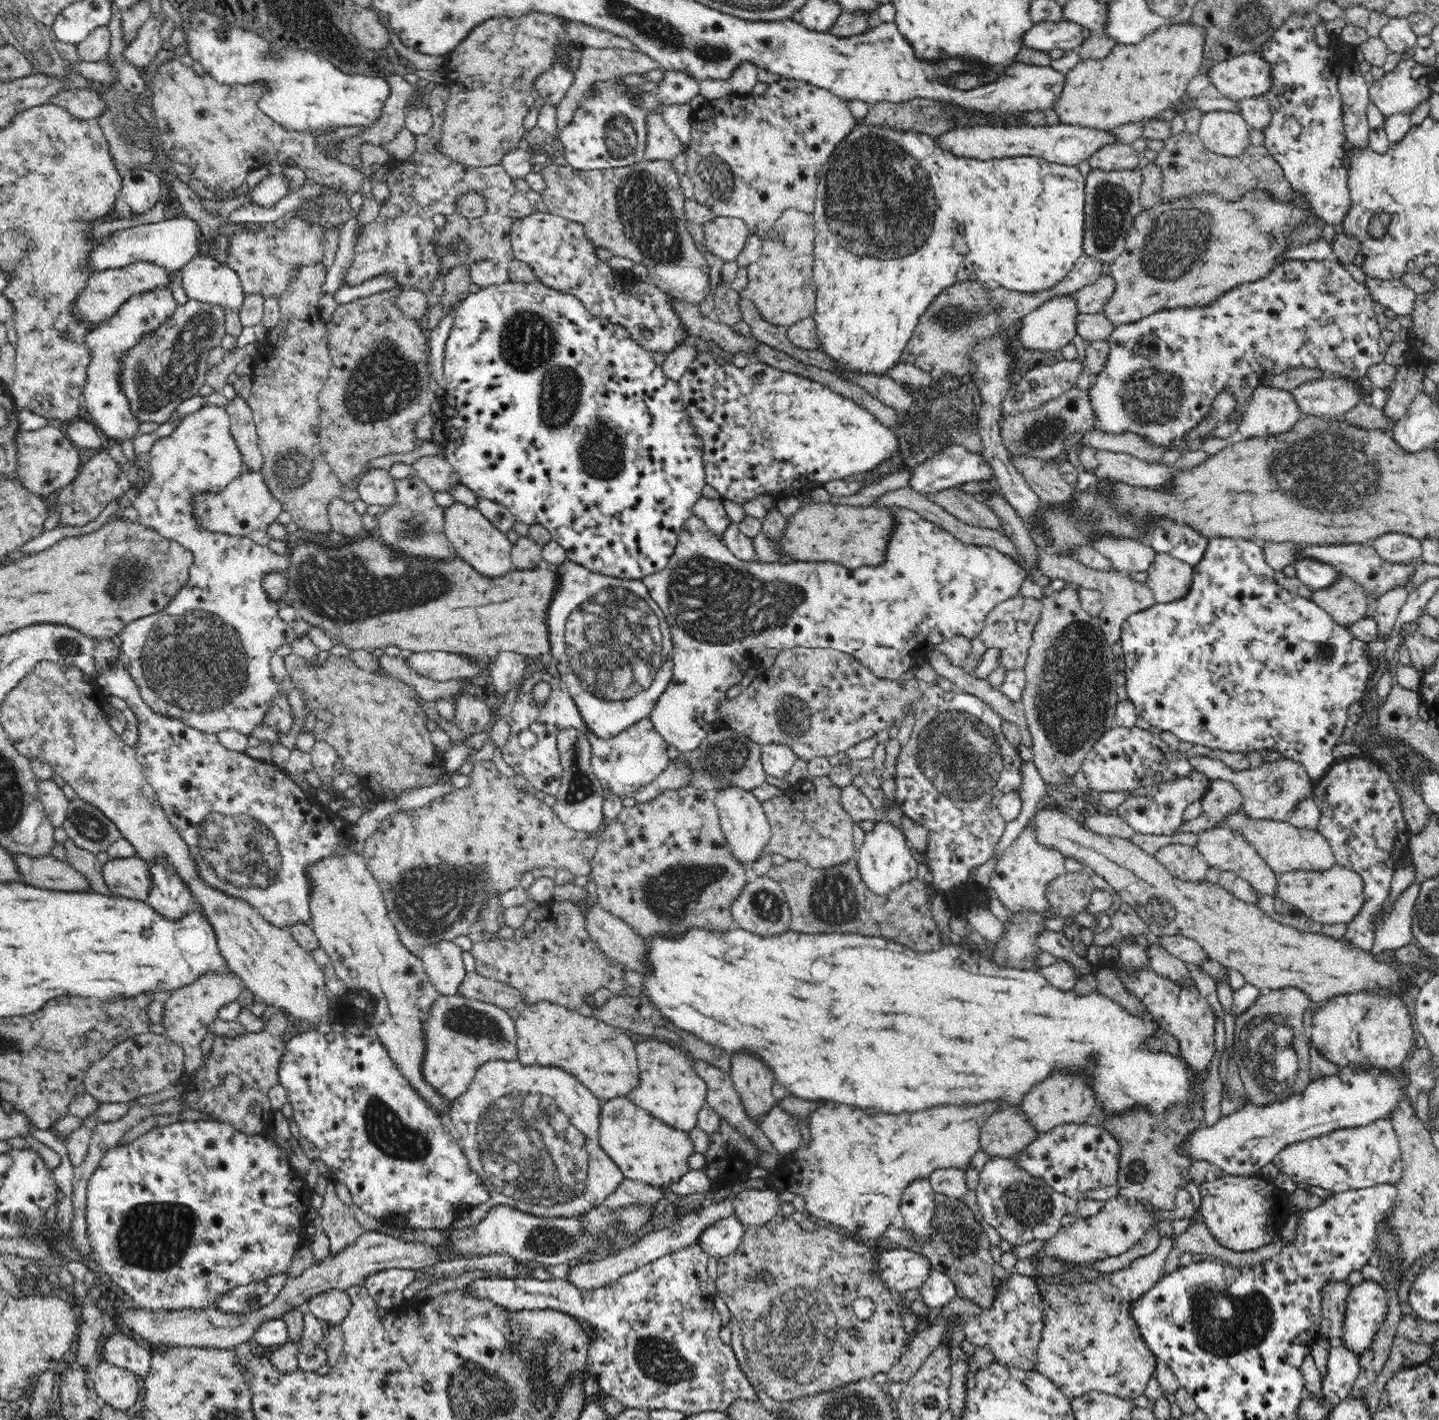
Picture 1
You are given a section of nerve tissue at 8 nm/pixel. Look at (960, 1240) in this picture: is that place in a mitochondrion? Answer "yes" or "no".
yes

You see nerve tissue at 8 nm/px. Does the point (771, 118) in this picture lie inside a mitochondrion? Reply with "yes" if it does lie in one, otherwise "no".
no

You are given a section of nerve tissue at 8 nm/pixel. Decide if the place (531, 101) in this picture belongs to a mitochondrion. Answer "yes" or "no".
no

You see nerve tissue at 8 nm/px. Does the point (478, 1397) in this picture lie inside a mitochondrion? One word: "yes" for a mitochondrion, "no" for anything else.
yes

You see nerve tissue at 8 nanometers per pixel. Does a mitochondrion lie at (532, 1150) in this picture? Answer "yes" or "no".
yes

